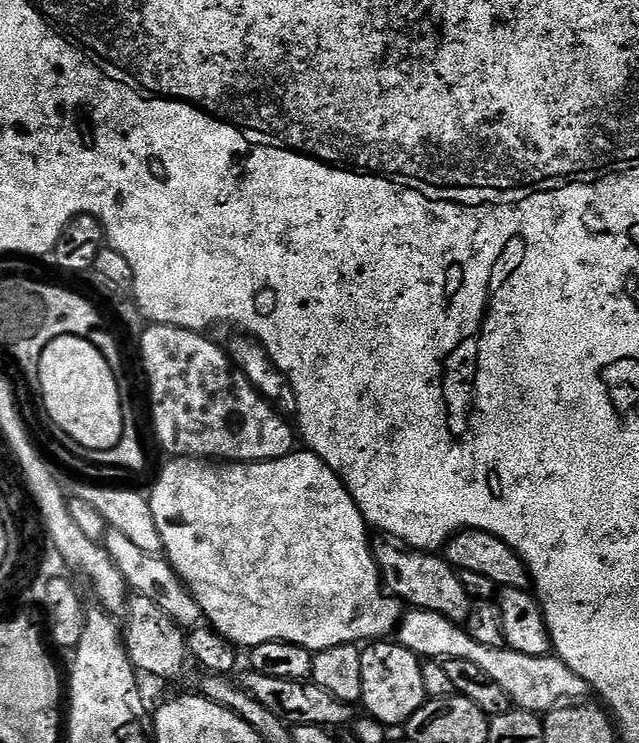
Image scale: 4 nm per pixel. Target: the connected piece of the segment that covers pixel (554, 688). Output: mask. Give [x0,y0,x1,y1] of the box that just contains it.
[398,608,590,714]

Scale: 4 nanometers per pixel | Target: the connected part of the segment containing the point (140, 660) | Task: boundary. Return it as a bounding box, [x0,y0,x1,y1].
[123,594,190,680]

